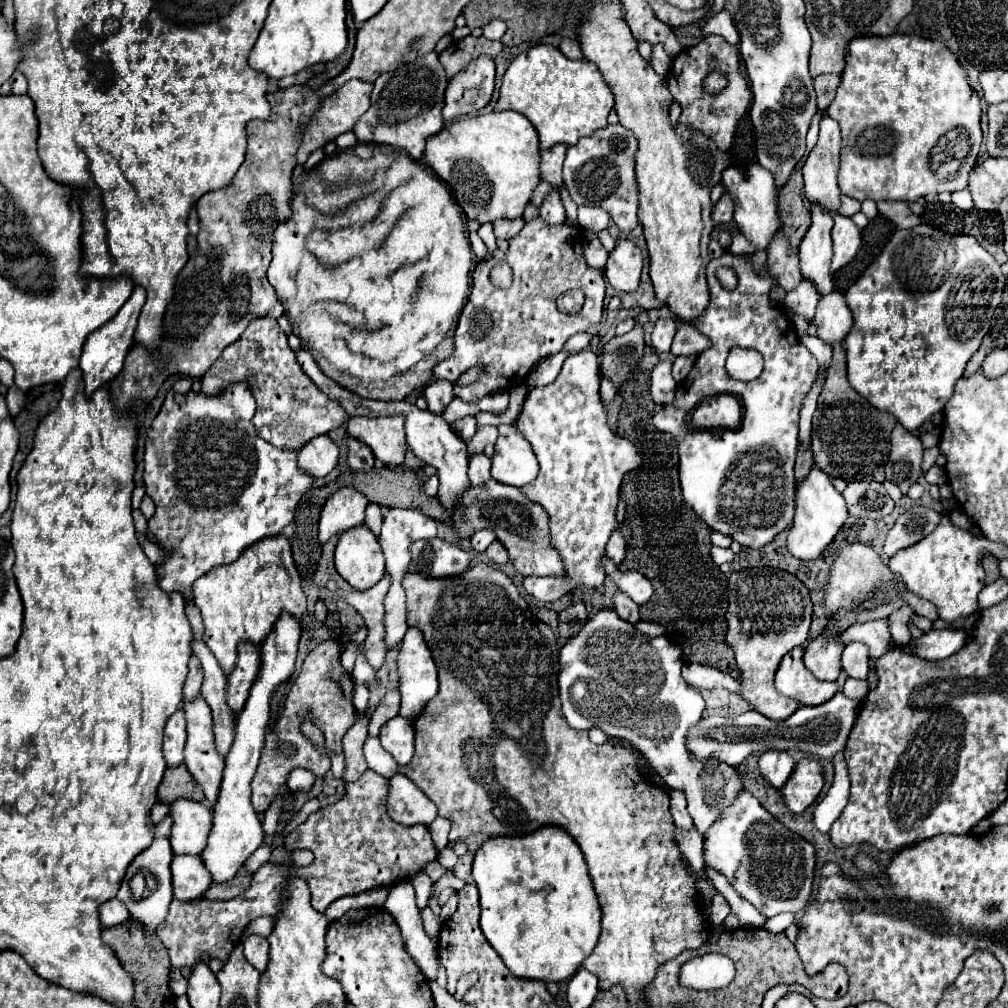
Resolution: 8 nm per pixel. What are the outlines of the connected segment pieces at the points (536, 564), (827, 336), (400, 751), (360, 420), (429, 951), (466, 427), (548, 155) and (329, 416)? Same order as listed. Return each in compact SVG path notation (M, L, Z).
M493 478L481 486L469 486L461 496L461 502L451 512L451 520L457 538L471 538L483 528L493 530L497 540L507 548L509 560L523 576L547 576L563 568L559 556L547 542L547 514L543 514L541 506L519 494L515 486L499 484Z
M829 292L821 296L817 312L813 316L813 324L817 326L817 336L827 344L843 342L845 334L849 332L849 326L853 324L845 296L841 292Z
M395 716L387 720L381 728L379 740L383 748L399 762L407 764L413 758L413 740L415 740L415 730L411 720L403 716Z
M355 416L347 422L347 432L353 438L367 442L377 460L385 466L401 466L407 452L407 440L403 430L403 416L367 418Z
M391 890L385 908L399 924L407 952L415 958L415 964L423 970L423 974L433 982L437 974L435 944L423 928L421 910L415 902L415 890Z
M465 416L463 420L457 420L457 422L453 424L453 430L459 434L459 438L469 440L469 438L475 434L475 430L477 430L477 420L475 420L475 416Z
M555 144L553 148L541 152L541 178L543 178L545 182L553 184L553 186L561 186L561 184L563 184L561 168L563 168L565 150L567 150L567 146Z
M253 318L241 338L227 346L219 362L201 378L201 390L205 394L219 394L233 382L247 382L251 386L257 400L255 430L273 446L299 450L315 436L327 434L347 420L347 412L337 402L331 402L301 370L295 352L287 344L287 336L273 318Z

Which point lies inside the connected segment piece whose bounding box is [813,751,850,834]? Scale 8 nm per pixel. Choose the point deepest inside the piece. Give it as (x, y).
(828, 811)

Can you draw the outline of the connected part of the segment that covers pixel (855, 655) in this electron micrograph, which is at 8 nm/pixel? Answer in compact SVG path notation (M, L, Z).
M849 642L841 656L841 666L851 678L865 680L869 674L867 658L869 658L869 654L867 654L867 646L863 642Z

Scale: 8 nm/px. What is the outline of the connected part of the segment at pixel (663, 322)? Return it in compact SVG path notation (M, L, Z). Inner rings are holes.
M659 318L657 320L653 334L651 334L651 340L653 340L653 346L657 348L657 352L669 352L675 332L677 332L675 320L671 320L671 318Z

